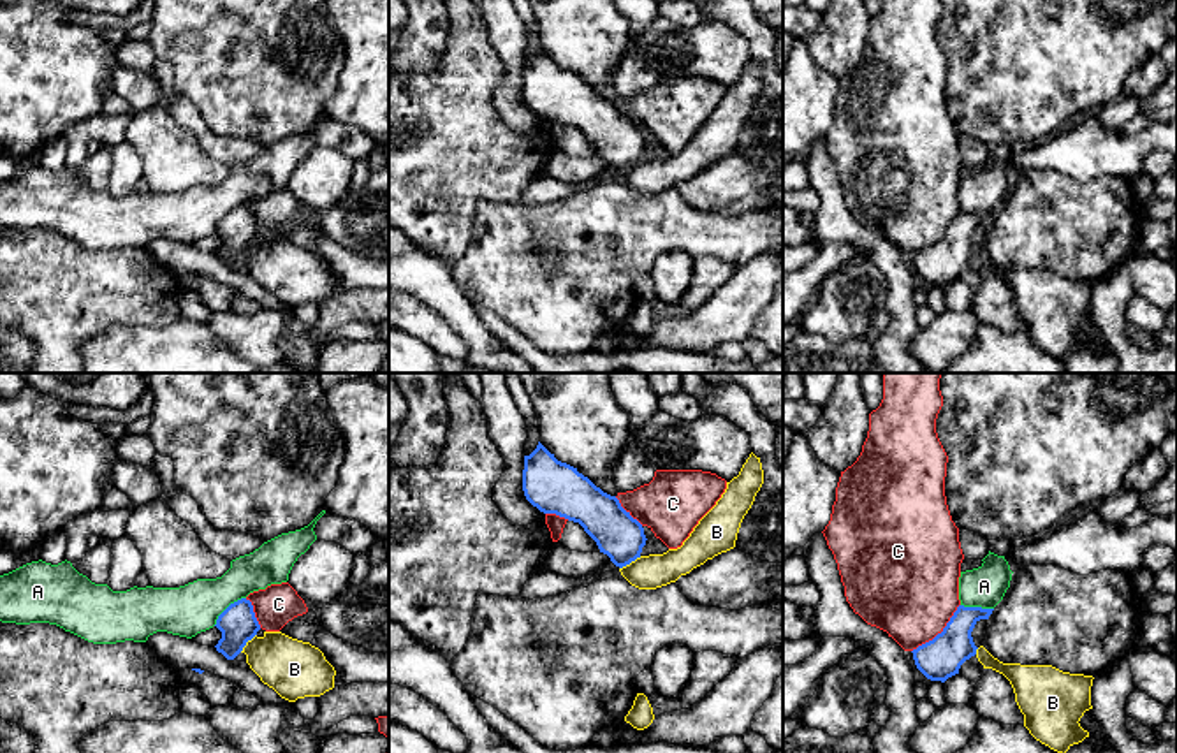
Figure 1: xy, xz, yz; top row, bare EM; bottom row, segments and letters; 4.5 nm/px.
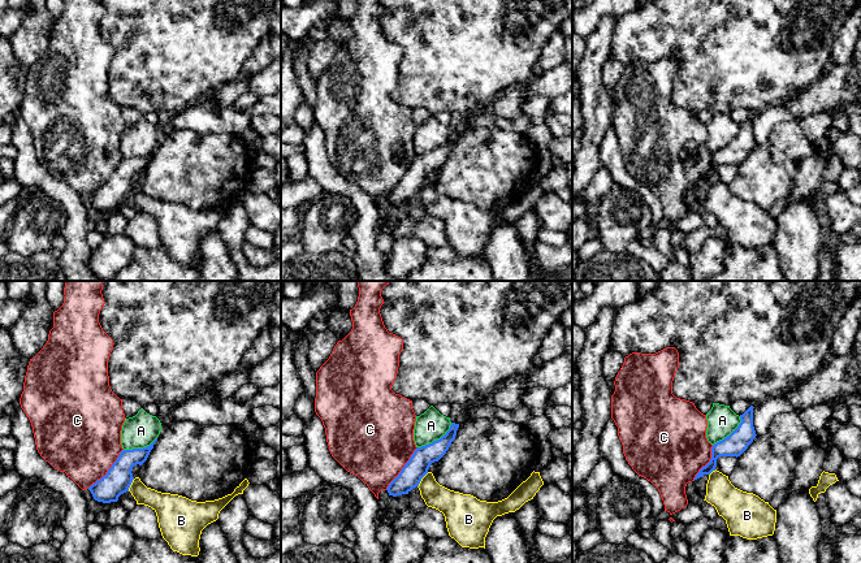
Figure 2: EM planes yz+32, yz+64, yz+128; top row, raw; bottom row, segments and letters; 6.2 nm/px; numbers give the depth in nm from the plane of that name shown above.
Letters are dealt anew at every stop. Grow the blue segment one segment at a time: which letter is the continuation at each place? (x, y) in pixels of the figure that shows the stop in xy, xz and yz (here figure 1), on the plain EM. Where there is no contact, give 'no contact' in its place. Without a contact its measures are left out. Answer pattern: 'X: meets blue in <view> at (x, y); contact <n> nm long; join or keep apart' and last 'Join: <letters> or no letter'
A: meets blue in xy at (227, 213); contact 200 nm long; keep apart
B: meets blue in xz at (630, 168); contact 120 nm long; keep apart
C: meets blue in yz at (942, 238); contact 320 nm long; keep apart
Join: no letter

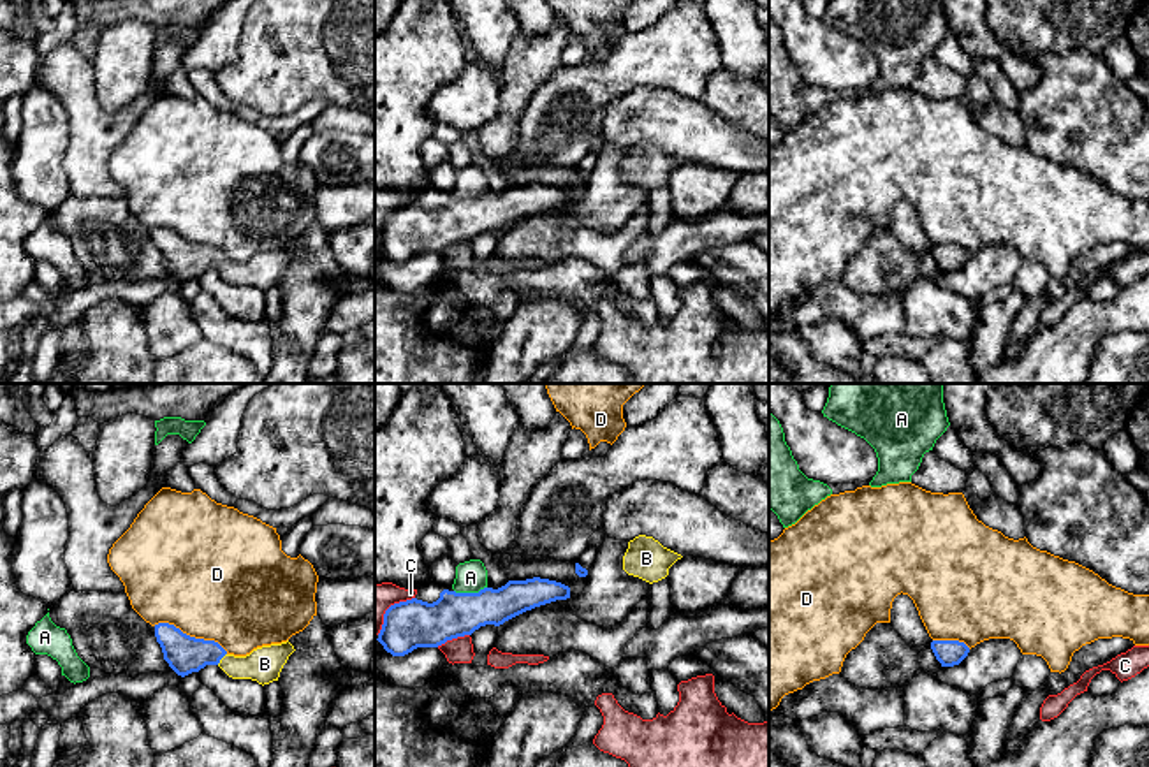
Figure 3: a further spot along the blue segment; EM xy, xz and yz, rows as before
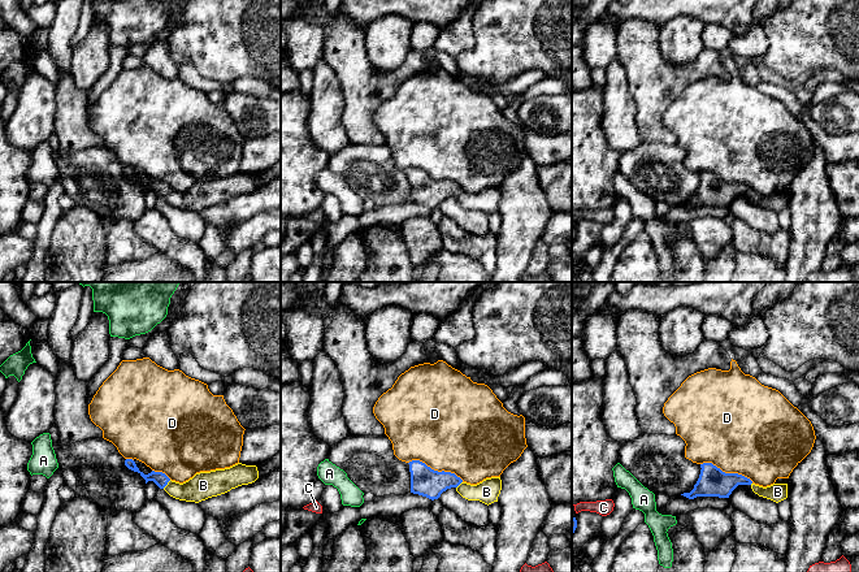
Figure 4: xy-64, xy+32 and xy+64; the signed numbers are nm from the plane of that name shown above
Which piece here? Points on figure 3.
A: meets blue in xz at (470, 199); contact 150 nm long; keep apart
B: meets blue in xy at (222, 262); contact 70 nm long; join
C: meets blue in xz at (453, 243); contact 160 nm long; keep apart
D: meets blue in xy at (189, 241); contact 360 nm long; keep apart
Join: B

